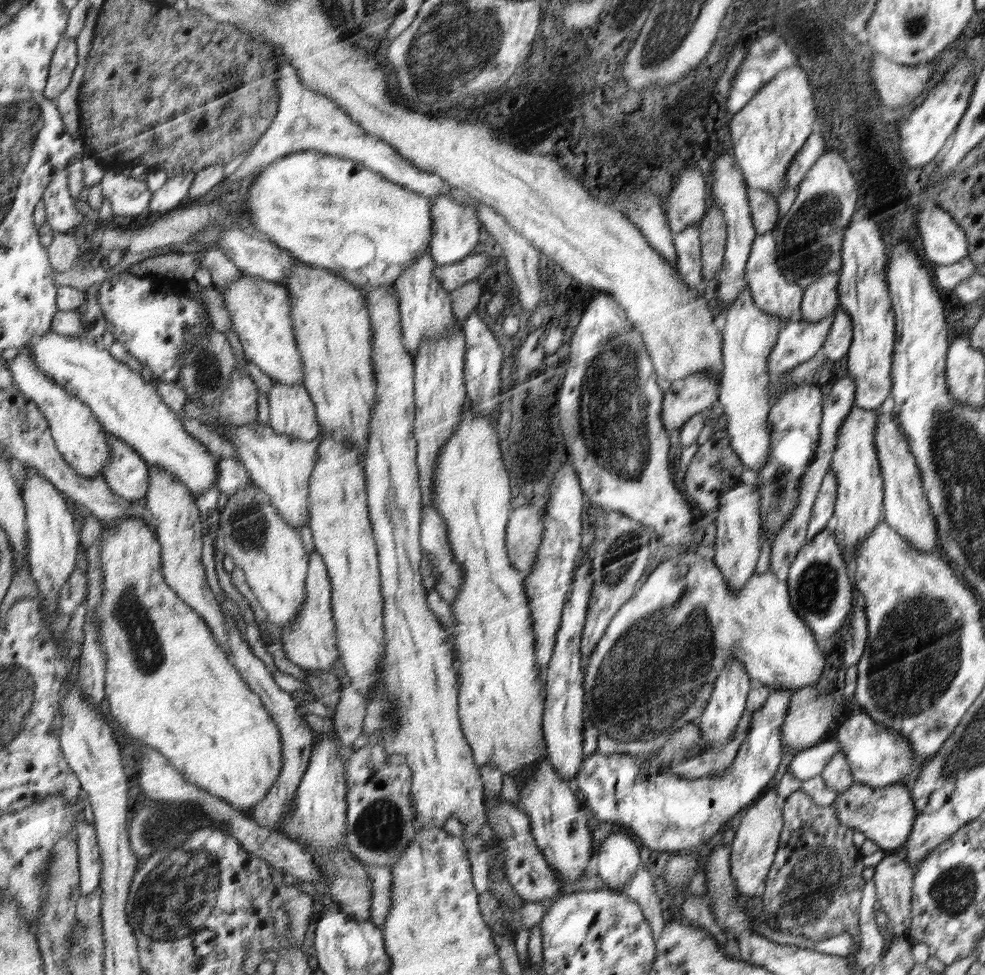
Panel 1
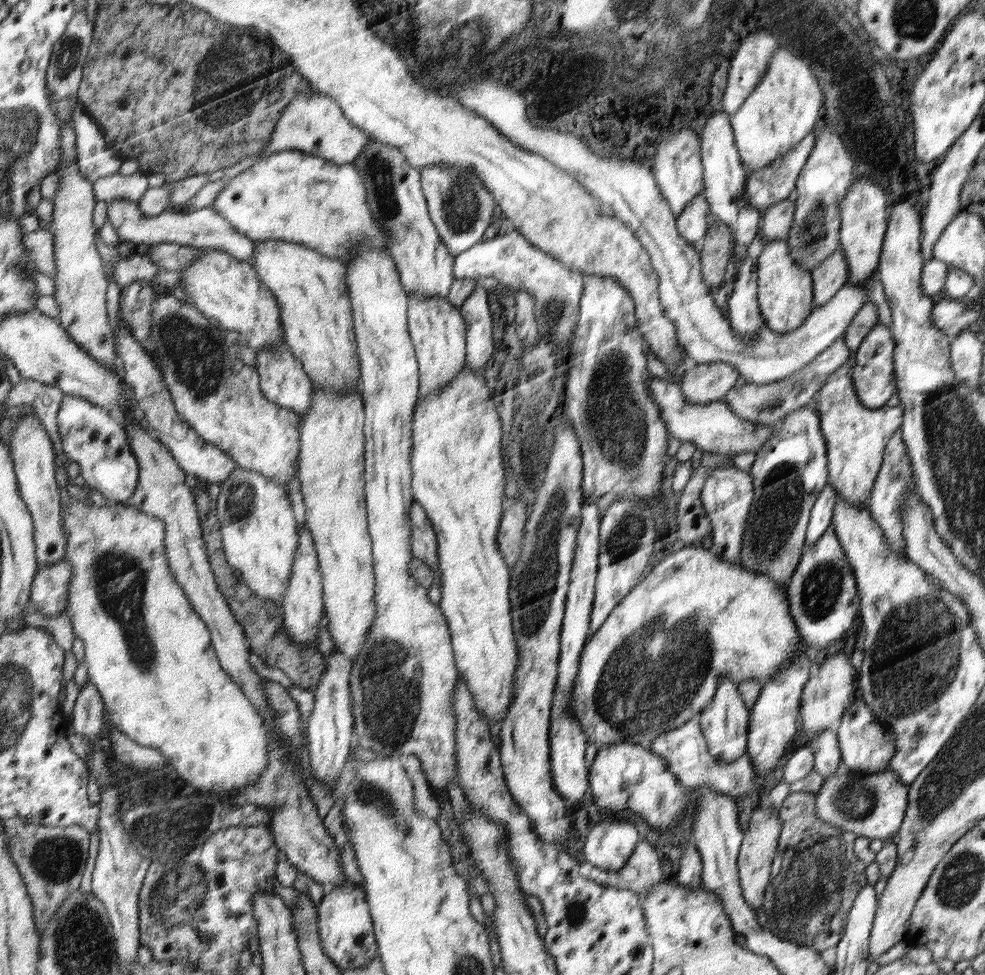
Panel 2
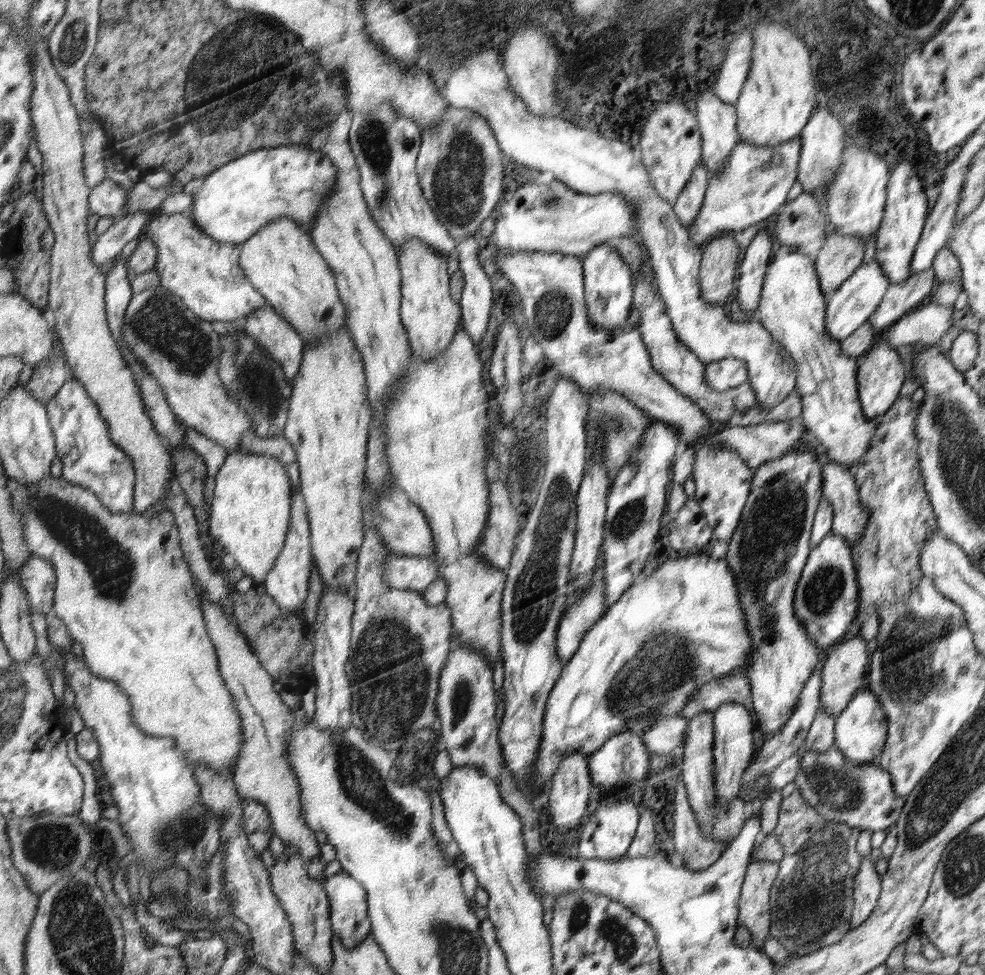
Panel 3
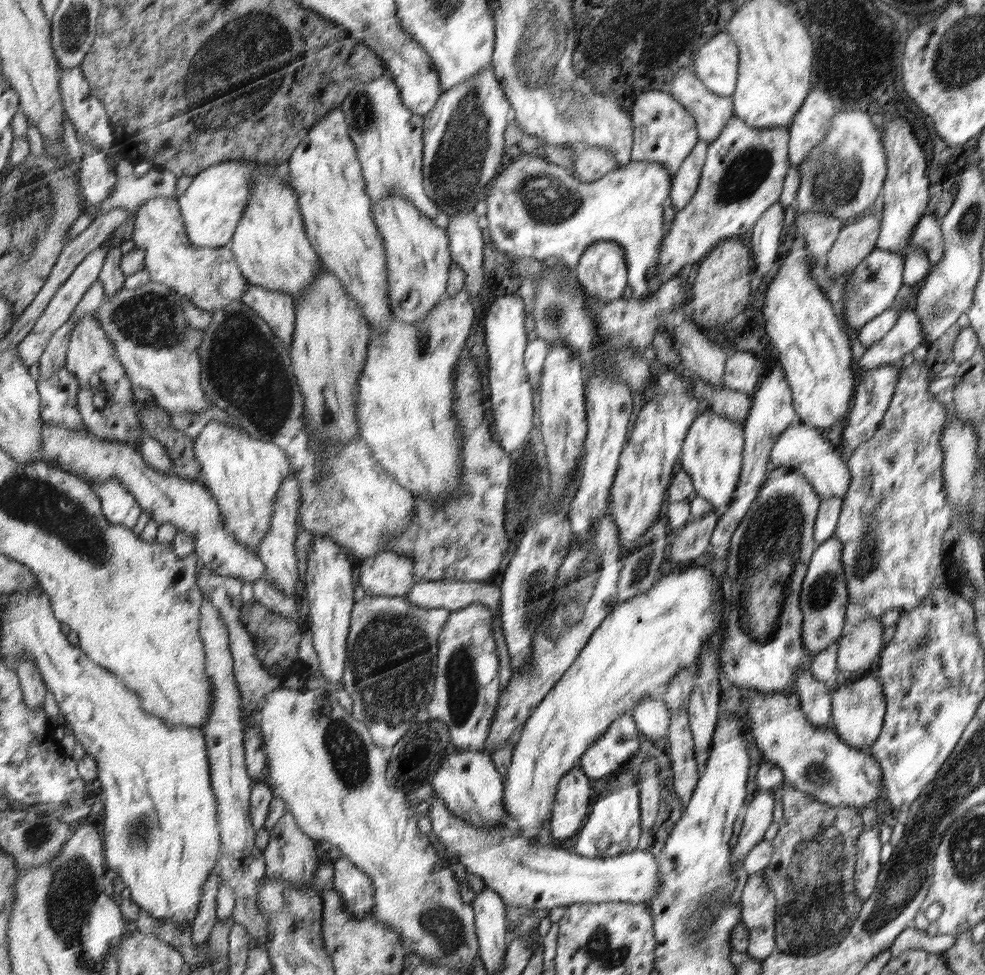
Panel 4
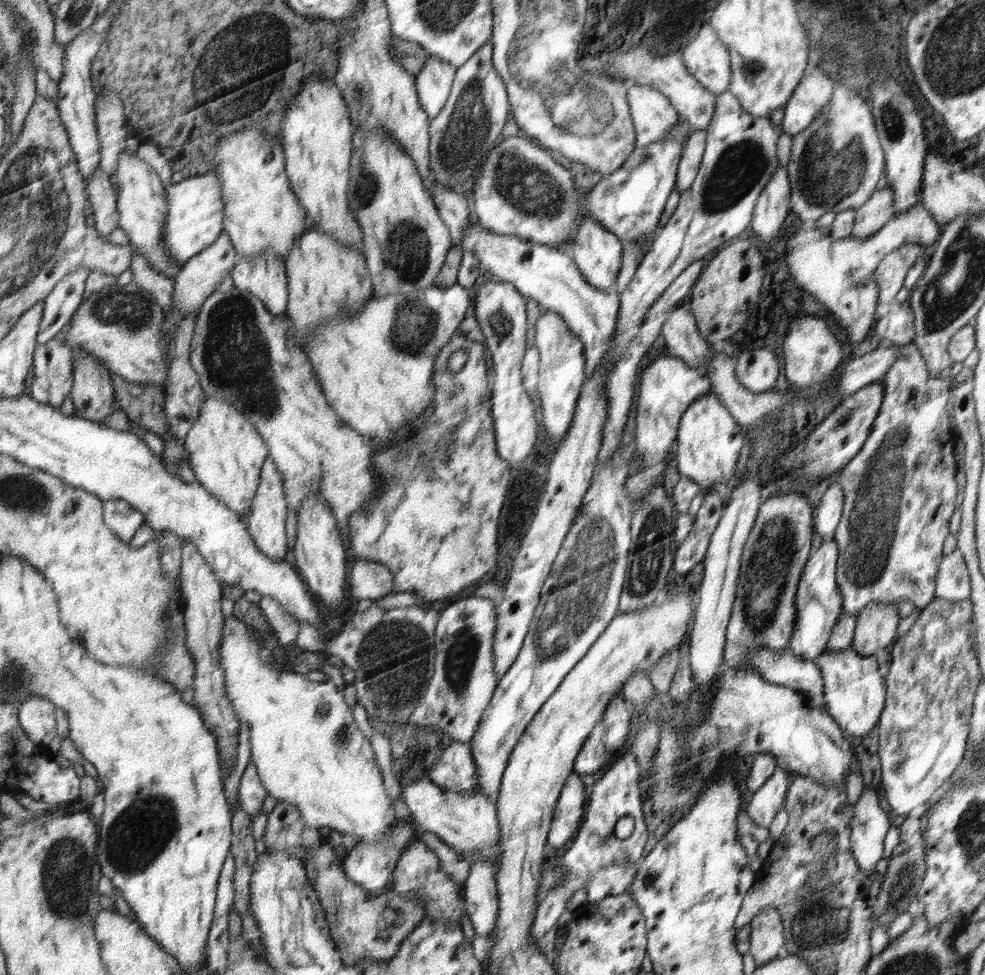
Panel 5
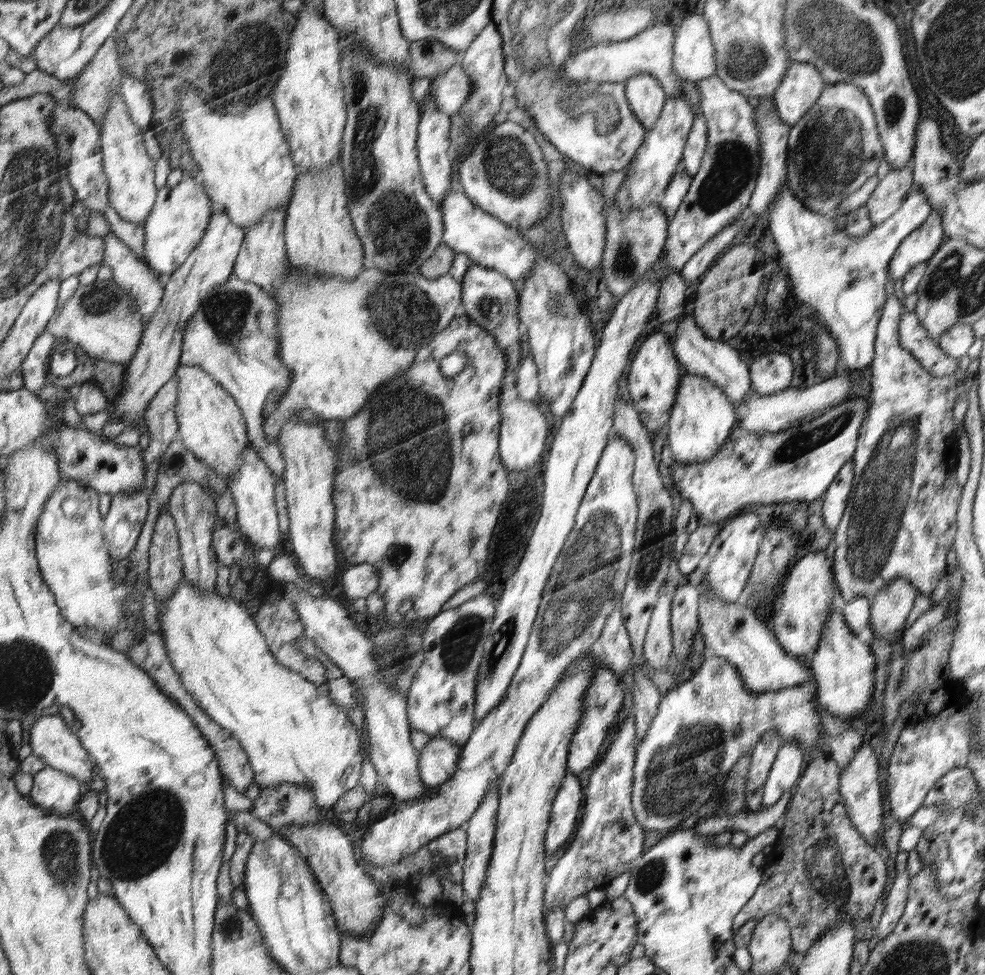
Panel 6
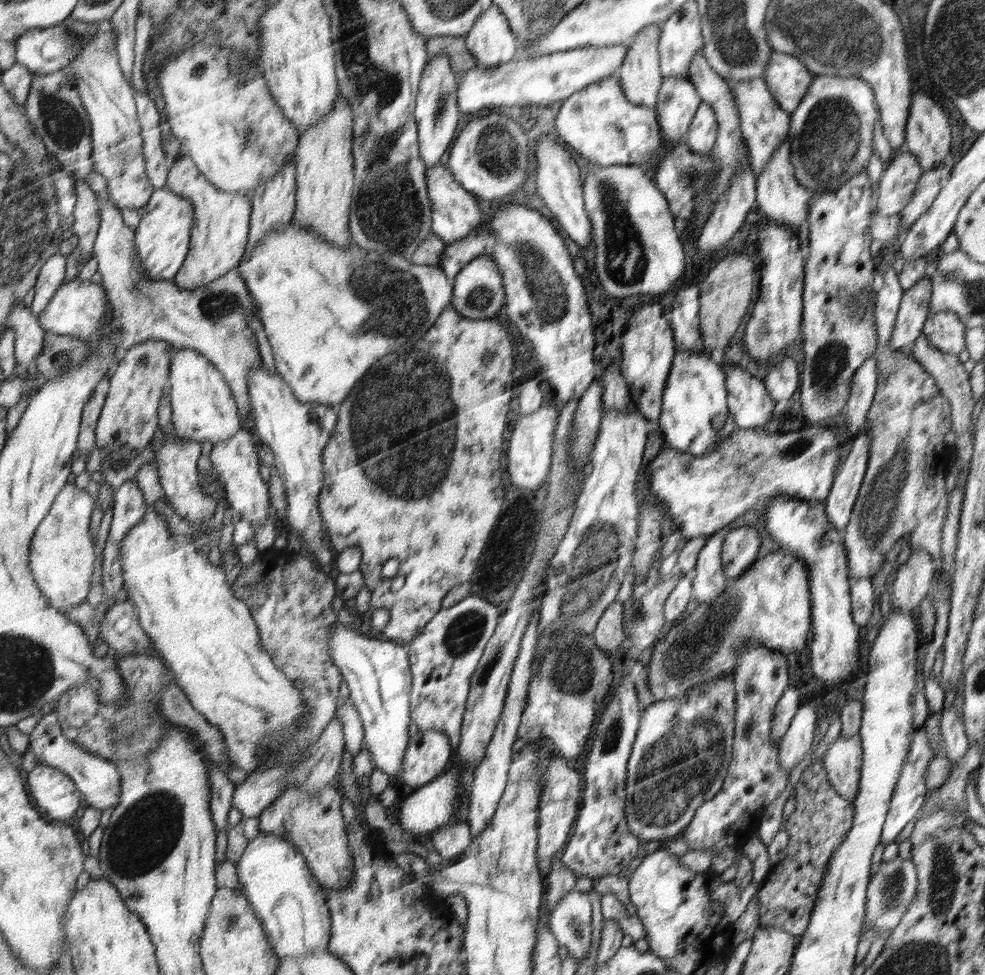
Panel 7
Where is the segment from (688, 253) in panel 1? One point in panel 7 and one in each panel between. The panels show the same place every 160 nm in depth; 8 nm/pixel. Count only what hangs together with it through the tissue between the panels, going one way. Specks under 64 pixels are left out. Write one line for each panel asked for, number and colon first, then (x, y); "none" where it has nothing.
2: (692, 225)
3: (689, 201)
4: (685, 182)
5: (694, 147)
6: (694, 150)
7: (702, 133)

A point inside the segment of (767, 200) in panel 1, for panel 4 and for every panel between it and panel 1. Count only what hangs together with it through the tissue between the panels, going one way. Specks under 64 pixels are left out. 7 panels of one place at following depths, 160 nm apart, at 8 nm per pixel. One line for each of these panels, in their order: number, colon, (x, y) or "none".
2: (775, 221)
3: (803, 221)
4: (819, 231)

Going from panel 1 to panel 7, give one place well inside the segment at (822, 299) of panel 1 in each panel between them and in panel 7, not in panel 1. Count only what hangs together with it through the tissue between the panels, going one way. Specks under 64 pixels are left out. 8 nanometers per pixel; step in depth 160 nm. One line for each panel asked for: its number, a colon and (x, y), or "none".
2: (832, 275)
3: (840, 256)
4: (856, 240)
5: (870, 217)
6: (888, 196)
7: (896, 188)

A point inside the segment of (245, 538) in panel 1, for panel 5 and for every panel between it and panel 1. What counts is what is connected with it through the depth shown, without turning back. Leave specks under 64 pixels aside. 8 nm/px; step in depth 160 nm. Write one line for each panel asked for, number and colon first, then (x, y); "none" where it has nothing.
2: (258, 530)
3: (250, 517)
4: (244, 473)
5: (226, 453)

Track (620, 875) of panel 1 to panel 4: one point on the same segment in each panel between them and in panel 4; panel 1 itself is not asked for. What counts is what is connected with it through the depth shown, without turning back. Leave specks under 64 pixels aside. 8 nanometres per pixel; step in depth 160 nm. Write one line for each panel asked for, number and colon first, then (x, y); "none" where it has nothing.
2: (609, 845)
3: (609, 833)
4: (616, 812)

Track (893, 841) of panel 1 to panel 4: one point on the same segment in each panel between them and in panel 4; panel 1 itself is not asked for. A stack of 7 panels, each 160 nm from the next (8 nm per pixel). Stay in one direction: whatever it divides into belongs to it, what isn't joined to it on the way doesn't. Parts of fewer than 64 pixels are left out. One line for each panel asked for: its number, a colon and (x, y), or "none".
2: (873, 806)
3: (860, 795)
4: (816, 761)

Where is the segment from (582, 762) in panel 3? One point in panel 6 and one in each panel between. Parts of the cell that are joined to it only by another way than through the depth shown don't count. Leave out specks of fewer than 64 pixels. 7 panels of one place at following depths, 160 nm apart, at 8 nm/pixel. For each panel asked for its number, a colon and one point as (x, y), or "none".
4: (571, 805)
5: (568, 812)
6: (562, 823)

